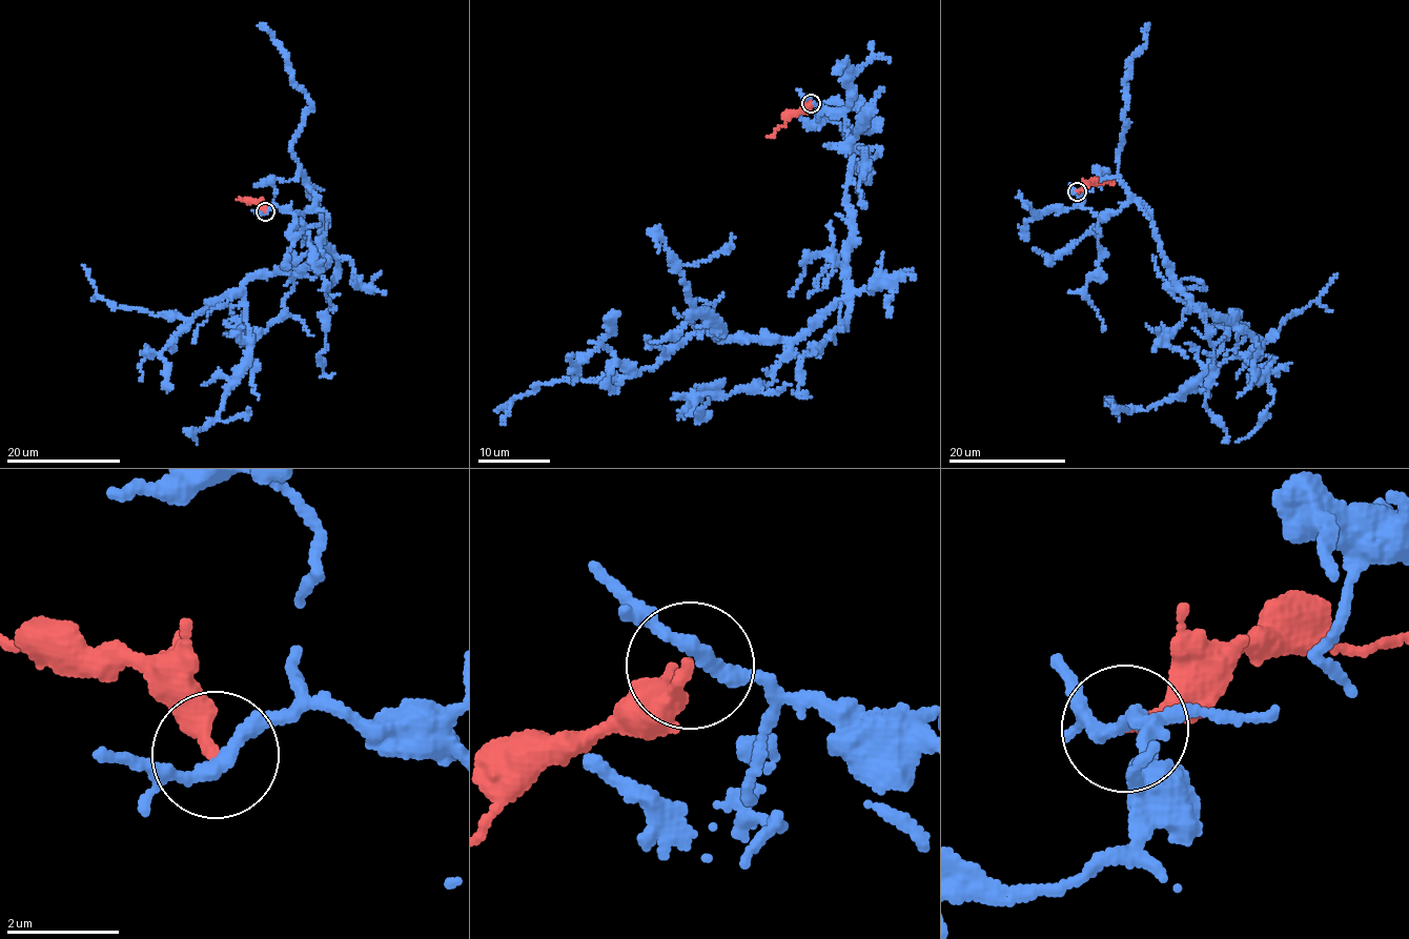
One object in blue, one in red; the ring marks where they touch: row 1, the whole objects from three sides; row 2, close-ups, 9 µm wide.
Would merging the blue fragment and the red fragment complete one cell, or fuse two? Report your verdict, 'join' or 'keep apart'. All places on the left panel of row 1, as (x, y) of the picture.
keep apart

